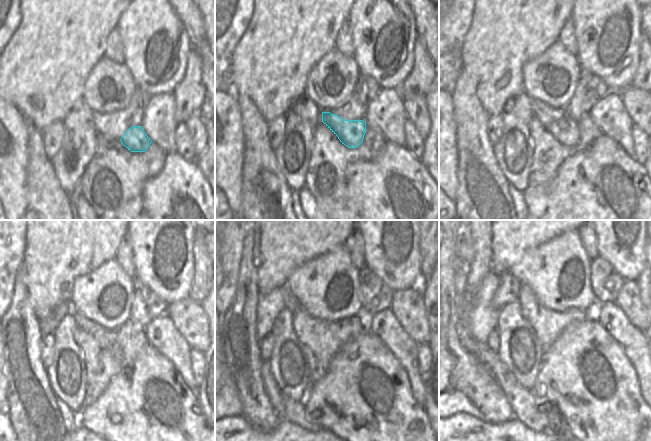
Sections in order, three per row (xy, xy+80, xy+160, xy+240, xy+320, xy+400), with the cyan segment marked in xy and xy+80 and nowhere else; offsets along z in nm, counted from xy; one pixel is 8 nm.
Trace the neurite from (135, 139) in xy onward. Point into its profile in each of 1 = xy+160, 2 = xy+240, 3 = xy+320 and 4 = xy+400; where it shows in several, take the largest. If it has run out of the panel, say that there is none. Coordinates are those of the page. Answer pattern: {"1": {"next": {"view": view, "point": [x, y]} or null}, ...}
{"1": {"next": {"view": "xy+160", "point": [555, 120]}}, "2": {"next": {"view": "xy+240", "point": [106, 338]}}, "3": {"next": {"view": "xy+320", "point": [290, 302]}}, "4": {"next": {"view": "xy+400", "point": [508, 289]}}}

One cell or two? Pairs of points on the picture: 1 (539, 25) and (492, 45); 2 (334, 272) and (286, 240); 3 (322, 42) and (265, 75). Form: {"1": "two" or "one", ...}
{"1": "one", "2": "two", "3": "one"}

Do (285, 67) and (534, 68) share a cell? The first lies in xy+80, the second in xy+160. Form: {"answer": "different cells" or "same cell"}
{"answer": "different cells"}

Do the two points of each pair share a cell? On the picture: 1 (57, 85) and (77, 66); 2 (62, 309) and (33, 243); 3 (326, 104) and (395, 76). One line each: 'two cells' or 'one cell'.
1: one cell
2: two cells
3: two cells

